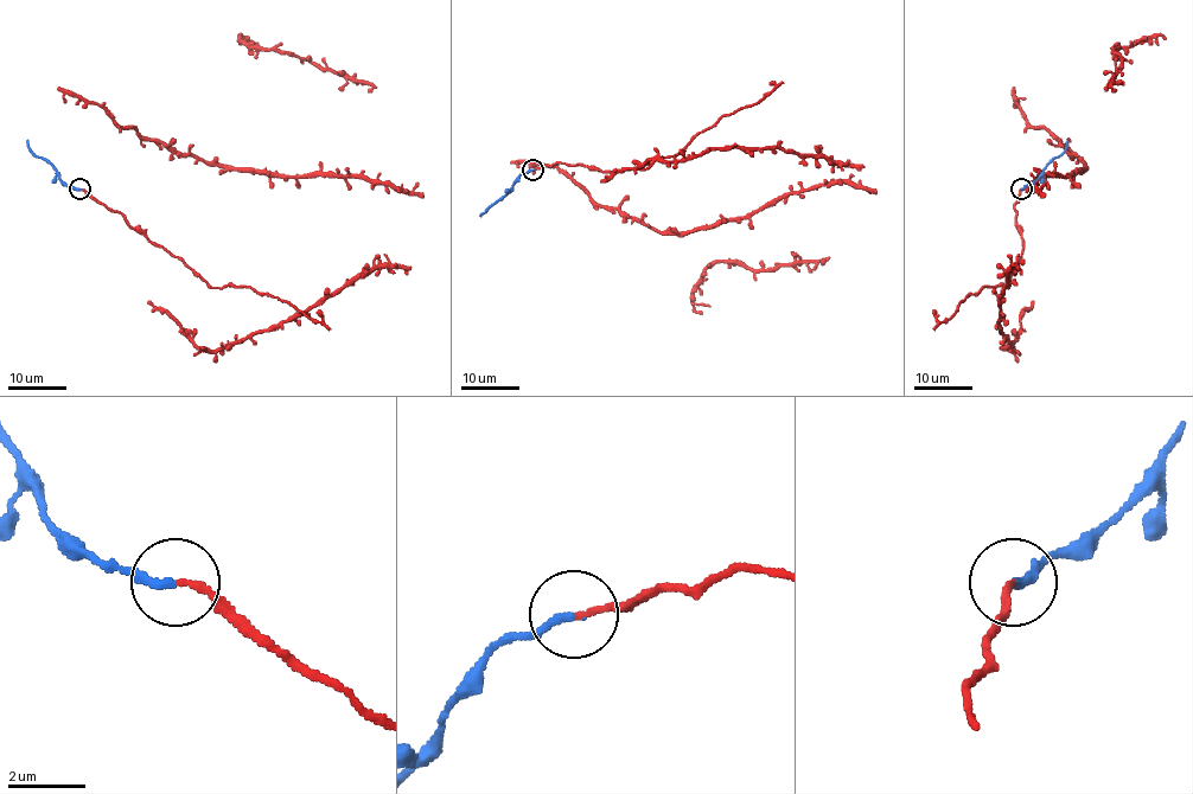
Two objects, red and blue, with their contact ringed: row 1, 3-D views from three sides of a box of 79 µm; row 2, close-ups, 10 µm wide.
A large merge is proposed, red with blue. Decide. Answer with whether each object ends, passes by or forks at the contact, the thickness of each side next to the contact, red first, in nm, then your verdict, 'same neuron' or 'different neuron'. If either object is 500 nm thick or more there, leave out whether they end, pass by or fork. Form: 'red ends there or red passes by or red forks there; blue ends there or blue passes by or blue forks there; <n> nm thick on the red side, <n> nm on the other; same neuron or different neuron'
red ends there; blue ends there; 160 nm thick on the red side, 220 nm on the other; same neuron

